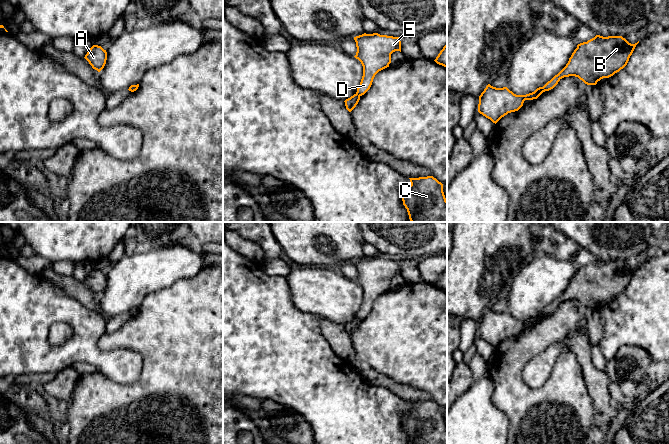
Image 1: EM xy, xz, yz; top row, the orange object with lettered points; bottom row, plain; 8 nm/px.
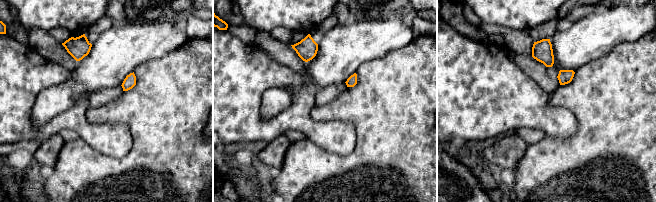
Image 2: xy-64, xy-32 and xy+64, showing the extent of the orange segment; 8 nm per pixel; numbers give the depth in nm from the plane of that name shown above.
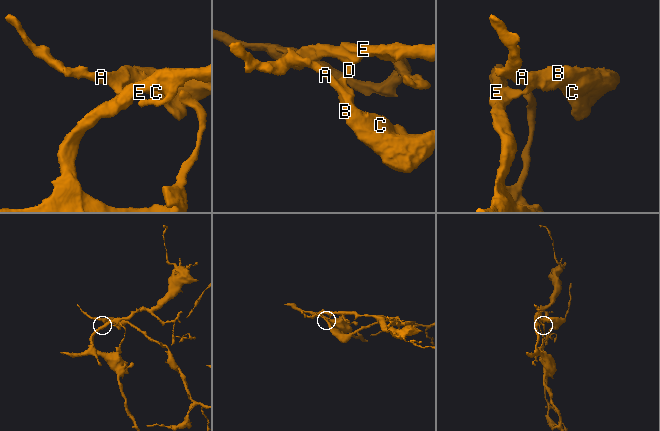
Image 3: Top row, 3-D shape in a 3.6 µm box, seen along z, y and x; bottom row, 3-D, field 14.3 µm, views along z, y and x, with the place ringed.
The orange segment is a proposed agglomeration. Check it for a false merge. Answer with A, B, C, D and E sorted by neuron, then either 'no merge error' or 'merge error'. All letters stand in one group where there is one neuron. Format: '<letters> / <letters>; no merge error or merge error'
A B C / D E; merge error

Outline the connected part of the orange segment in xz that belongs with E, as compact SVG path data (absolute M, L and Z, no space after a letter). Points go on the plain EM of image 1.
M378 257L362 258L354 261L357 276L354 280L363 290L363 300L356 318L364 319L371 311L375 299L389 291L391 278L401 276L400 261L380 259Z

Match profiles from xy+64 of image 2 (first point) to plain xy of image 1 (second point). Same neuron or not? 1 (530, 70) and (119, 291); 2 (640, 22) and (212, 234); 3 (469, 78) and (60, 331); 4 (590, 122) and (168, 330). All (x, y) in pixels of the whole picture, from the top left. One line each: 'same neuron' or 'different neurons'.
1: different neurons
2: different neurons
3: different neurons
4: same neuron

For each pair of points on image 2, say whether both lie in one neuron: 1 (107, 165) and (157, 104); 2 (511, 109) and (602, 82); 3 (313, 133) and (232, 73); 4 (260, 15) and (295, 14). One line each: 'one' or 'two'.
1: one
2: two
3: one
4: one

